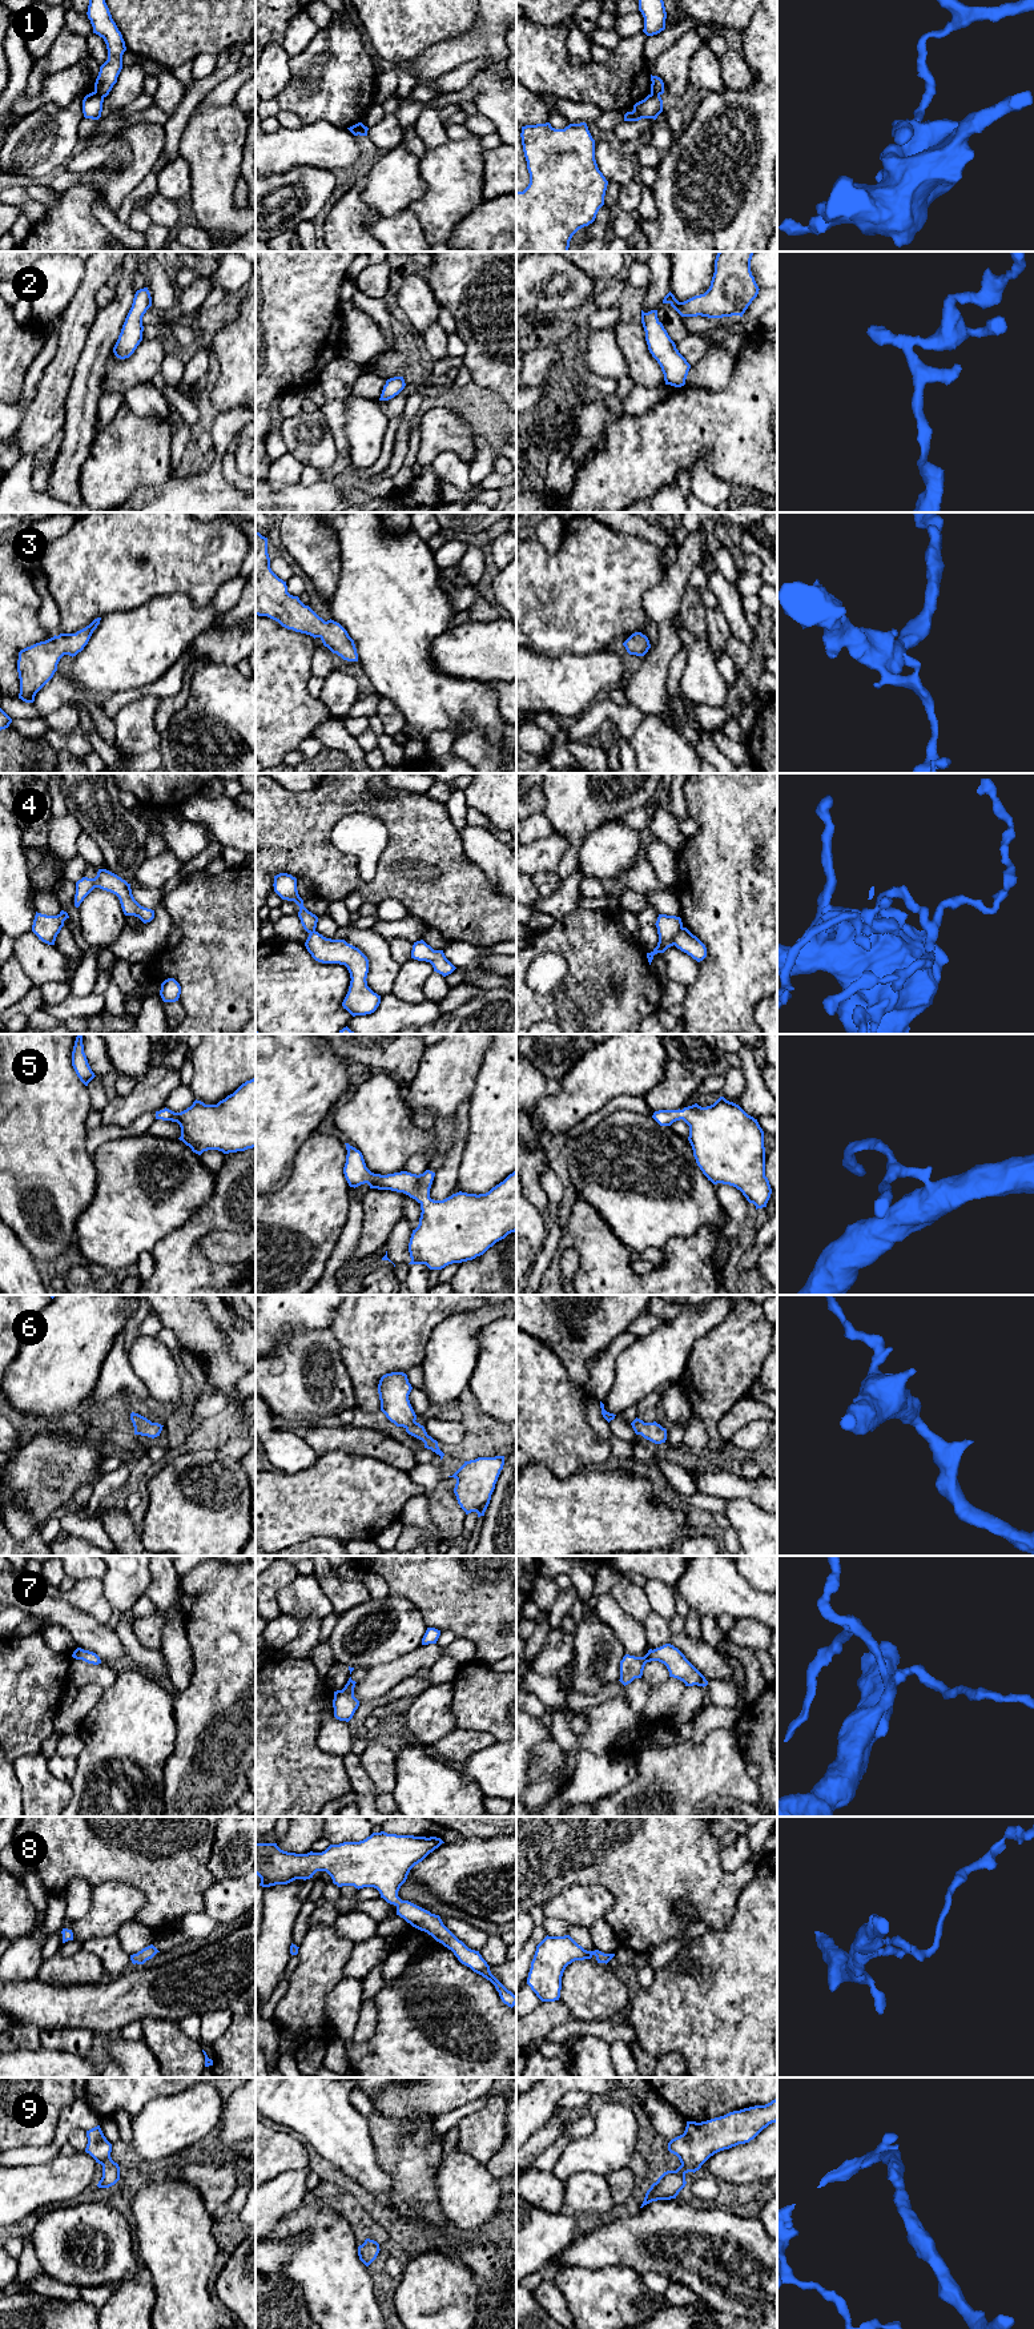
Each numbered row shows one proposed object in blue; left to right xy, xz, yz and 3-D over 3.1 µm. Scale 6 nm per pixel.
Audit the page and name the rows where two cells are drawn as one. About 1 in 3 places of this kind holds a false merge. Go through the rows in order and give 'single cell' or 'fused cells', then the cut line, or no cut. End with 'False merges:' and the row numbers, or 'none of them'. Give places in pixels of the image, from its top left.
1: fused cells; cut in xy along (93, 92), (103, 97)
2: single cell; no cut
3: single cell; no cut
4: fused cells; cut in yz along (682, 926), (674, 944)
5: single cell; no cut
6: single cell; no cut
7: single cell; no cut
8: single cell; no cut
9: single cell; no cut
False merges: 1, 4

